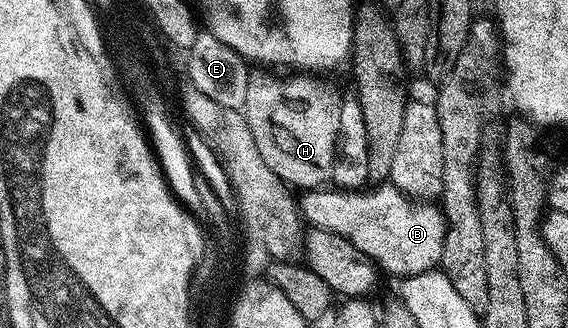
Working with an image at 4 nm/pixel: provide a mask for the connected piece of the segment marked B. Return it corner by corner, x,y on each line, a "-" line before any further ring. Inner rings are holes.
391,183
375,186
371,191
373,193
360,193
364,191
336,191
340,193
331,193
328,187
317,187
305,192
299,198
298,208
305,222
310,221
308,223
311,226
329,229
332,233
342,235
350,243
354,243
354,247
358,247
358,251
367,255
383,272
385,269
388,273
397,273
397,278
403,279
435,270
440,263
444,236
448,230
448,222
443,208
436,203
425,203
420,199
413,199
-
376,205
378,208
384,209
384,213
378,214
377,217
-
347,209
349,209
348,222
340,221

